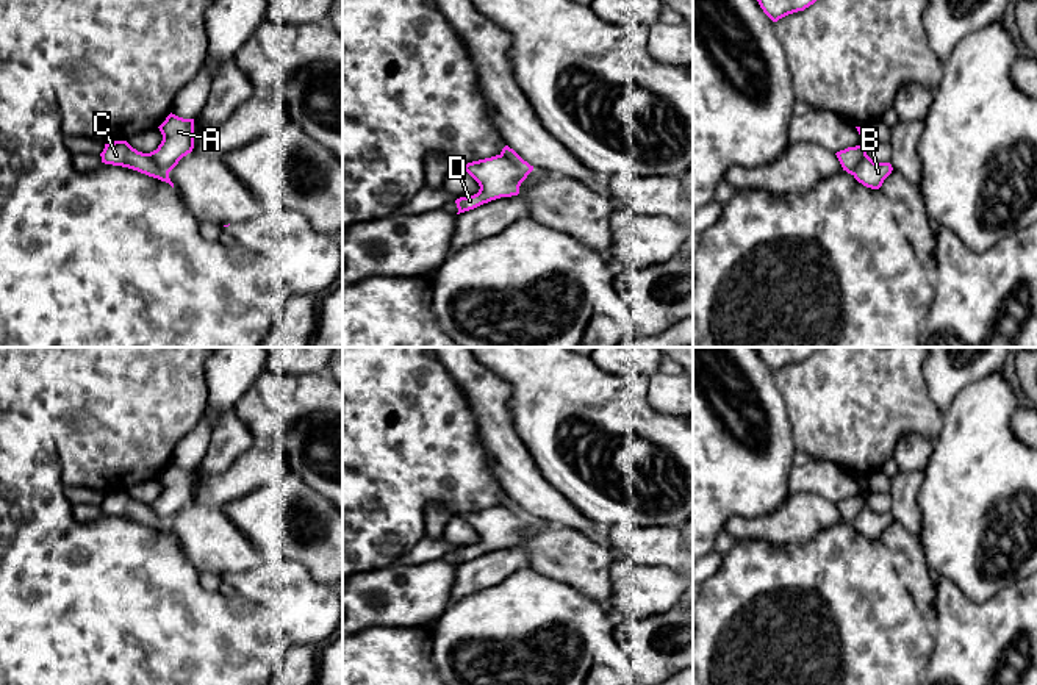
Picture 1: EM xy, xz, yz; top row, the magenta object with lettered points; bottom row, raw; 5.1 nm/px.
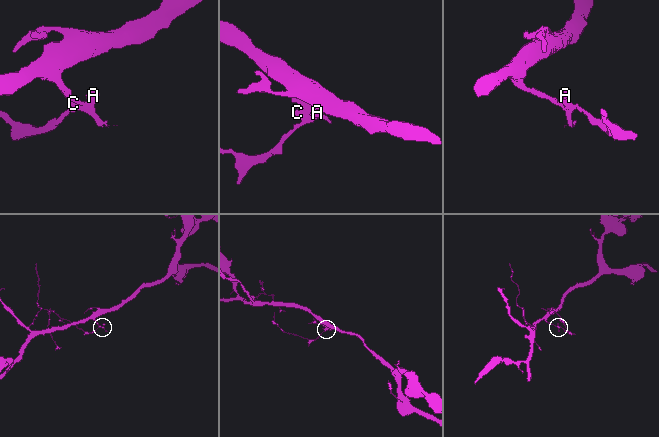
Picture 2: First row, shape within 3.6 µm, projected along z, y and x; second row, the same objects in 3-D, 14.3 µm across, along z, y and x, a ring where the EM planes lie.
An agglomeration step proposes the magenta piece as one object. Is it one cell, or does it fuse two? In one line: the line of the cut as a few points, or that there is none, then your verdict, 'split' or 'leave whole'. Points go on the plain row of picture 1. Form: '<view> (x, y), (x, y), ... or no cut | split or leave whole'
xz (501, 504), (531, 521) | split

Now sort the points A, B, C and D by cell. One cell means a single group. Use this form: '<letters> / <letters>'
A / B C D

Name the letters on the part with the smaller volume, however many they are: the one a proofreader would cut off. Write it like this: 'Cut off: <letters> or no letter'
Cut off: B, C, D

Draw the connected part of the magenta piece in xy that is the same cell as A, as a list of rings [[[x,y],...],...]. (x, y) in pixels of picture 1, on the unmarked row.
[[[170,463],[158,479],[163,491],[149,507],[169,525],[178,511],[194,499],[194,469],[183,469]]]

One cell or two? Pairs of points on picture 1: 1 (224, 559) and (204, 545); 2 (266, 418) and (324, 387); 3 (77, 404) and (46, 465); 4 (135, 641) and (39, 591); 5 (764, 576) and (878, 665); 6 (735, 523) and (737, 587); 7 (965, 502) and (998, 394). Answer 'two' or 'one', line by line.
1: one
2: one
3: two
4: one
5: one
6: two
7: one

